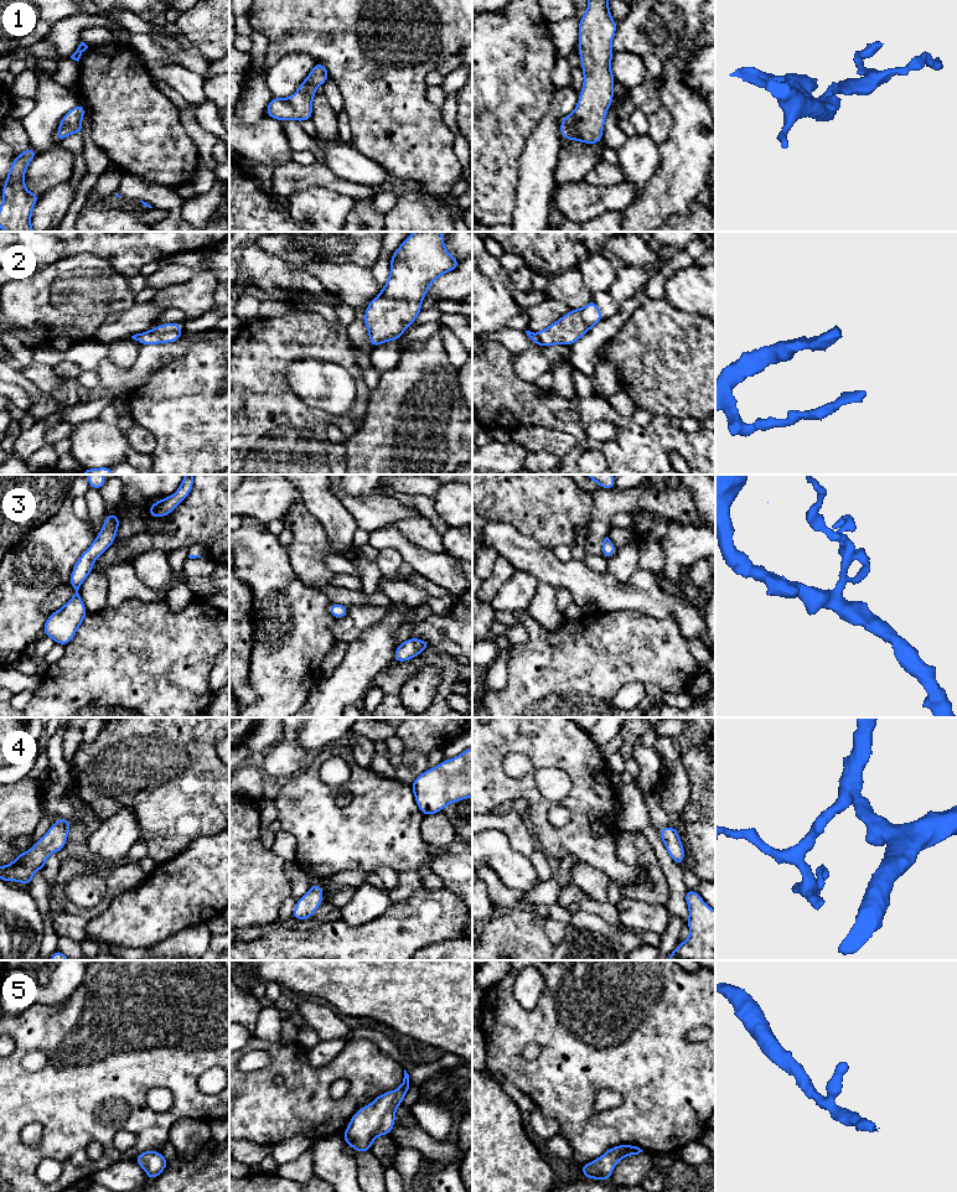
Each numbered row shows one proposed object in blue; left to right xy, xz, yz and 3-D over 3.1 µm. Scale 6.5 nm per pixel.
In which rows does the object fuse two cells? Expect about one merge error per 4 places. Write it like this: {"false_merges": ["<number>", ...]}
{"false_merges": []}

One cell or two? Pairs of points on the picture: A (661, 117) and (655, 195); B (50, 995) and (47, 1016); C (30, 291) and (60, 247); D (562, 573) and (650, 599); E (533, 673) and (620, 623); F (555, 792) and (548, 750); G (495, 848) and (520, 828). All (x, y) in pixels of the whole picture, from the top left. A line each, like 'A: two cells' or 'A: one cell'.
A: two cells
B: two cells
C: two cells
D: one cell
E: one cell
F: two cells
G: two cells

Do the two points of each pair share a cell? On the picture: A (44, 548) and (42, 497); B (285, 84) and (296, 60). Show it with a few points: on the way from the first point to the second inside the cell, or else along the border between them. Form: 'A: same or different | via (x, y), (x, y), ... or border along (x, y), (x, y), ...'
A: different | border along (63, 501), (50, 518), (21, 540)
B: same | via (285, 78), (295, 66)

